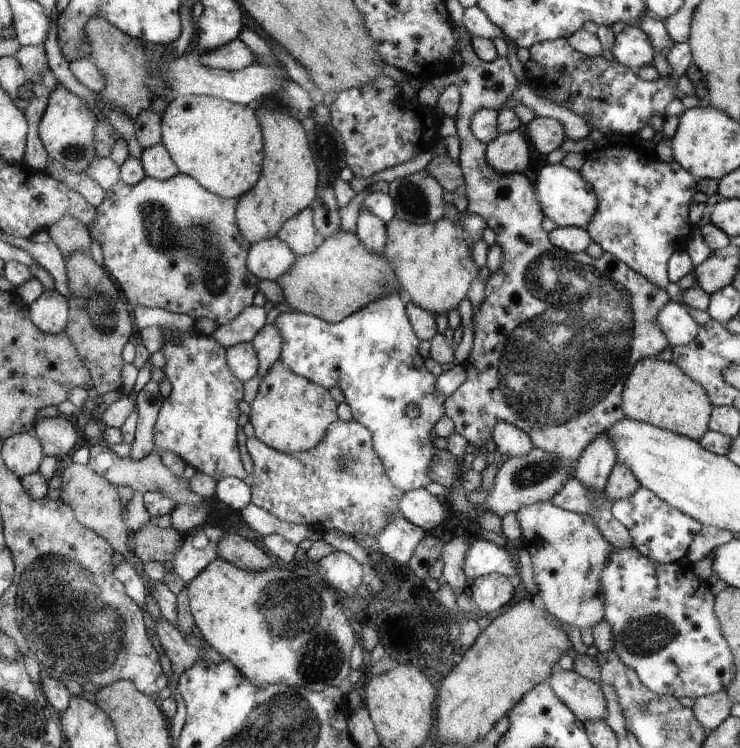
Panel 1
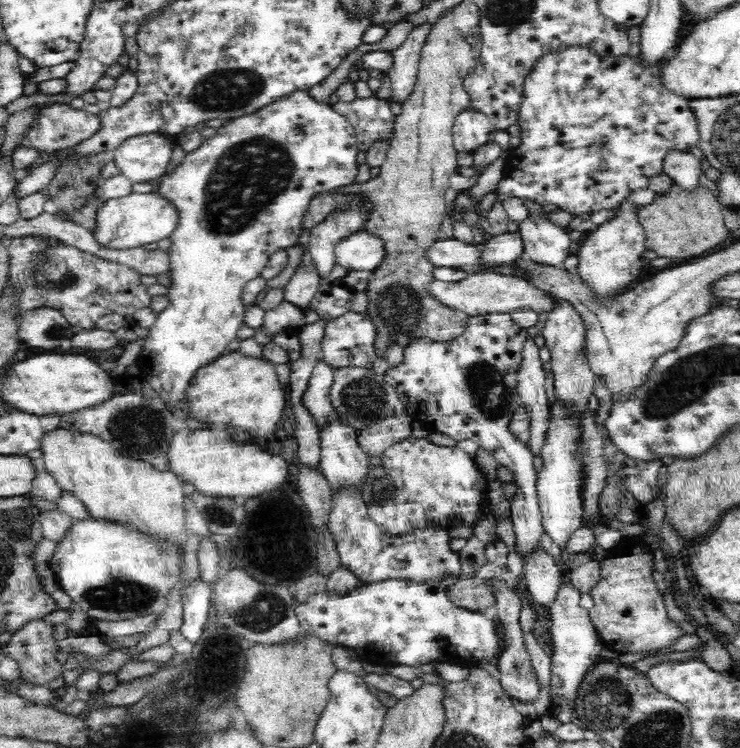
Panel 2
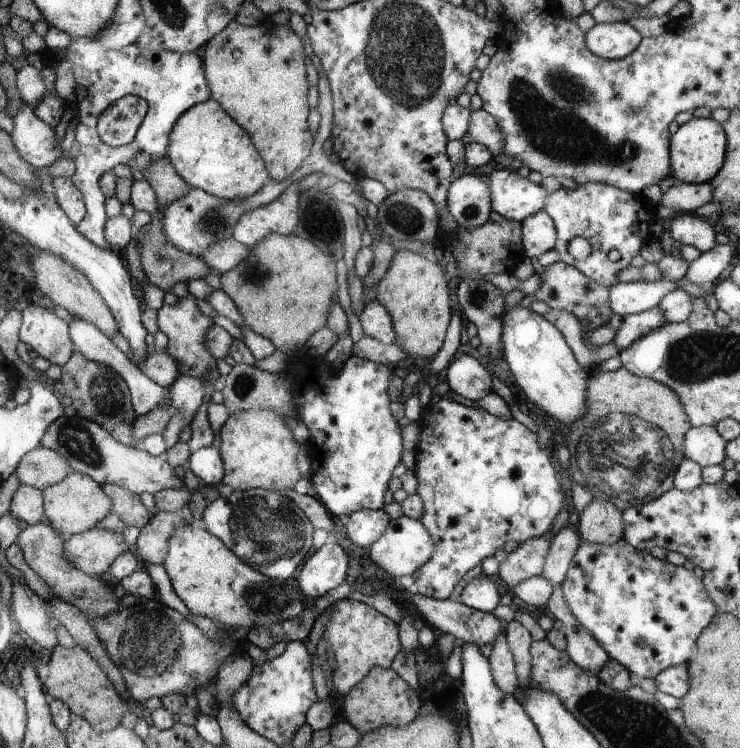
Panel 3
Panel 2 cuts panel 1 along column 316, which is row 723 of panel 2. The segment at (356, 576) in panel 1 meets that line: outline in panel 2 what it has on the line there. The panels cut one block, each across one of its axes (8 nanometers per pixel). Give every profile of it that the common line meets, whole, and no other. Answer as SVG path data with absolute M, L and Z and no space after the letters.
M565 577L559 588L556 600L551 604L550 627L552 654L550 657L550 706L547 714L558 718L562 724L574 721L574 700L579 696L579 686L582 685L582 676L599 660L600 651L605 642L589 617L589 610L580 606L581 592Z

